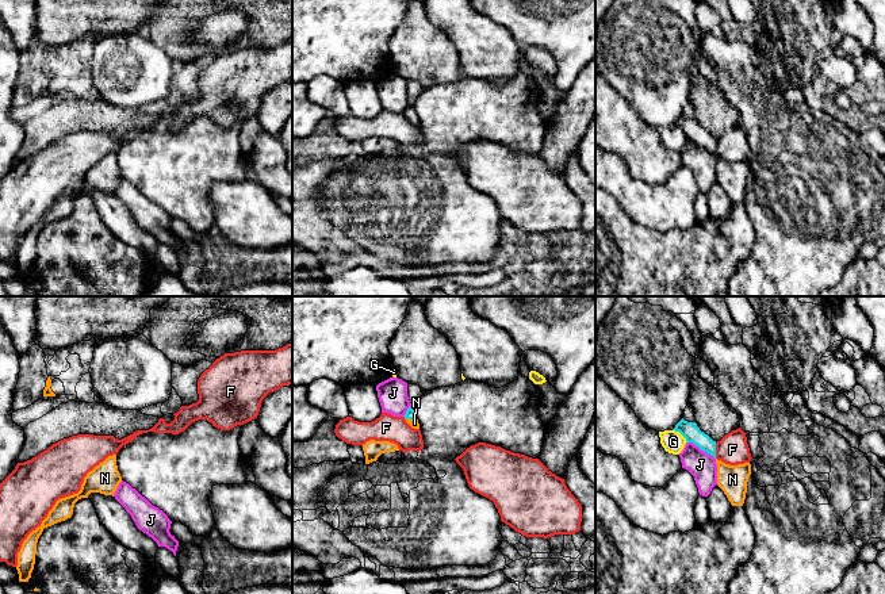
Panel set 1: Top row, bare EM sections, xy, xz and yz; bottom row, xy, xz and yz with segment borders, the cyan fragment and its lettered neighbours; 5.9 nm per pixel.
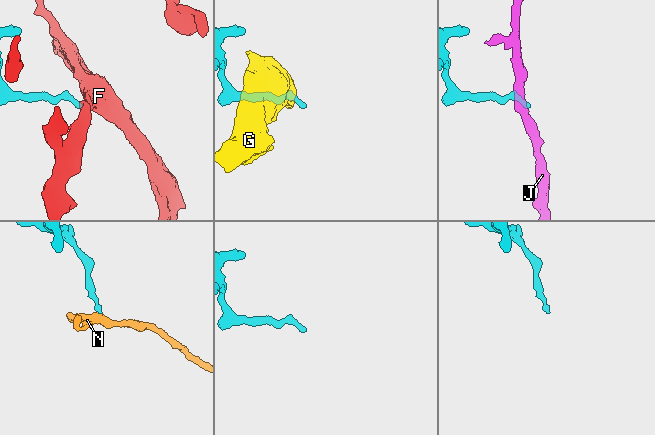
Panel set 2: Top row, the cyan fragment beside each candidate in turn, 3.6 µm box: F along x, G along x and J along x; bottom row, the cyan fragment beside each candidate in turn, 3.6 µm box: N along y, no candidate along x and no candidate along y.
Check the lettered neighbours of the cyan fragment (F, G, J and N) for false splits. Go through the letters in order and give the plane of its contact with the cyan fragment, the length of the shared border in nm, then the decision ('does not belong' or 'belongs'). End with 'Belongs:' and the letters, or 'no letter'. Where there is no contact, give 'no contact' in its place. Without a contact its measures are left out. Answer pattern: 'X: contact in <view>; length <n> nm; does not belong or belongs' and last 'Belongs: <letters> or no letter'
F: contact in yz; length 100 nm; does not belong
G: contact in yz; length 120 nm; does not belong
J: contact in yz; length 200 nm; does not belong
N: contact in xz; length 70 nm; belongs
Belongs: N

